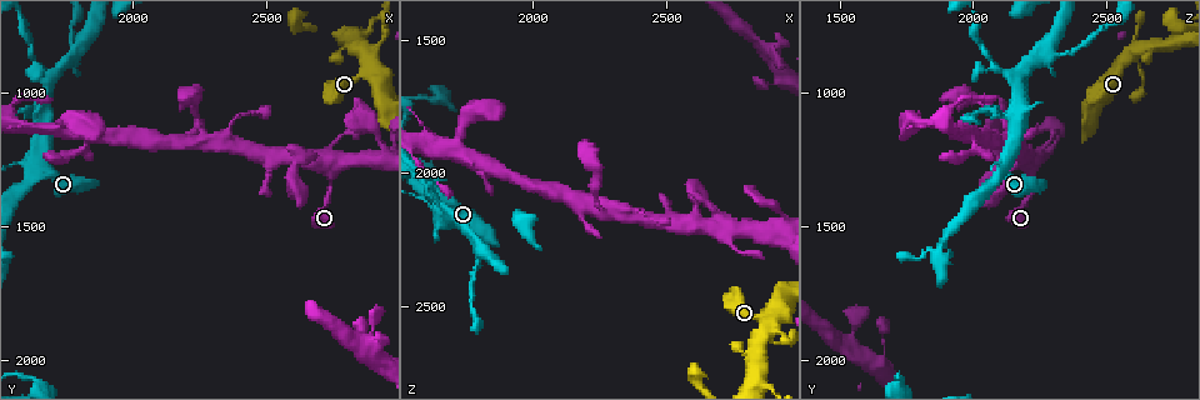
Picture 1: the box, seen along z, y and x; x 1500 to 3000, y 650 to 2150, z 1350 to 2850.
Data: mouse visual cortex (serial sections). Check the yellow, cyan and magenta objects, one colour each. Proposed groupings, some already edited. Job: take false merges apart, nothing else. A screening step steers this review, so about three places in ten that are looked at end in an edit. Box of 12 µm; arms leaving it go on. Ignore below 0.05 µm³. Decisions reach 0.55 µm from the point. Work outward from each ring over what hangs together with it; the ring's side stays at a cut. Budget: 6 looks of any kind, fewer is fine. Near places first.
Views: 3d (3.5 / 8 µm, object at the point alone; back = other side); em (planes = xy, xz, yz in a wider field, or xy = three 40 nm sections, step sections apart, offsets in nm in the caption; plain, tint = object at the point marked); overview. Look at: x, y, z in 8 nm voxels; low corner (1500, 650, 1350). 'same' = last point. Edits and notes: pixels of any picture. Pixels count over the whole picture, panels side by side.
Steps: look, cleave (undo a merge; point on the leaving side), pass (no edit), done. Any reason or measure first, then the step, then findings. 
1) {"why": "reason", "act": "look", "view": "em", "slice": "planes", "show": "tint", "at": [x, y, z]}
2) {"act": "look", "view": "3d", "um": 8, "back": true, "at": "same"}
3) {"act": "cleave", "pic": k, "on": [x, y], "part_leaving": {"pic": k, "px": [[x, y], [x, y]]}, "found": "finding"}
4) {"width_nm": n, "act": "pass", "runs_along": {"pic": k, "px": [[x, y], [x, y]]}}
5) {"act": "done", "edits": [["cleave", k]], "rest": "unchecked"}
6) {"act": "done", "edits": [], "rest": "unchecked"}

{"act": "look", "view": "3d", "um": 3.5, "at": [2870, 860, 2590]}

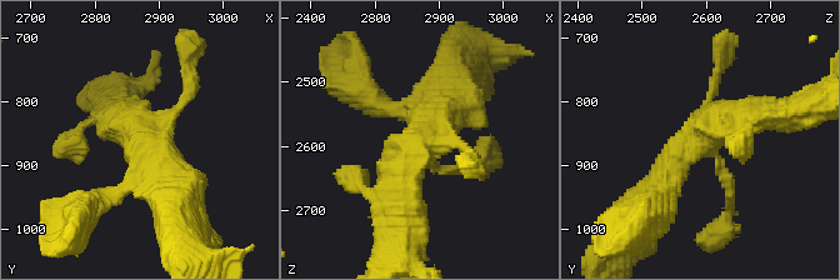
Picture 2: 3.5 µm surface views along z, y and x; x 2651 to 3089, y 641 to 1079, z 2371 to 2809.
{"why": "need the tissue", "act": "look", "view": "em", "slice": "xy", "step": 3, "show": "tint", "at": [2870, 860, 2590]}

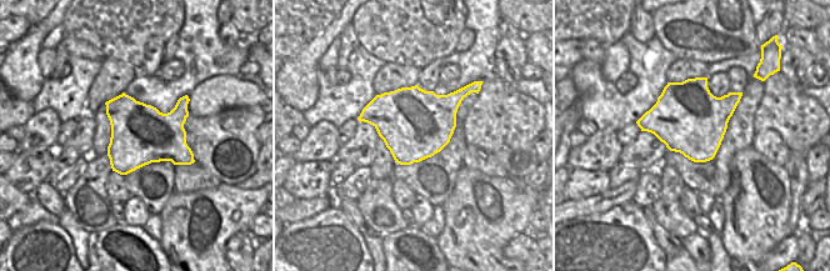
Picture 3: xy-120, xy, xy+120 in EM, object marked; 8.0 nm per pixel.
{"act": "pass", "runs_along": {"pic": 2, "px": [[669, 195], [710, 126], [775, 115]]}, "found": "one cell here"}

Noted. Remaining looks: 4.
{"why": "narrows sharply", "act": "look", "view": "3d", "um": 3.5, "at": [1630, 900, 2070]}

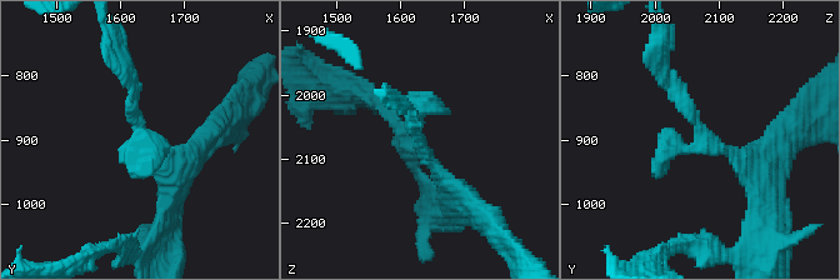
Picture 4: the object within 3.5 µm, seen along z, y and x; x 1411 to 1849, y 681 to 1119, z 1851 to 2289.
{"why": "need the tissue", "act": "look", "view": "em", "slice": "xy", "step": 1, "show": "tint", "at": [1630, 905, 2075]}

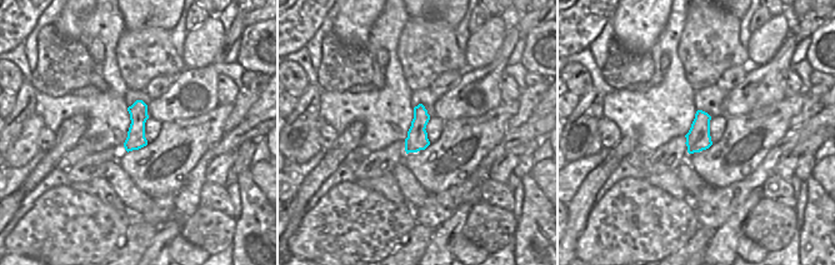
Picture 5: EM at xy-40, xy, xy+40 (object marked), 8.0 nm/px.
{"act": "pass", "runs_along": {"pic": 4, "px": [[755, 181], [663, 74]]}, "found": "all the same cell"}

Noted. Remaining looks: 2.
{"why": "looks like a crossing", "act": "look", "view": "3d", "um": 3.5, "at": [2260, 1190, 2150]}

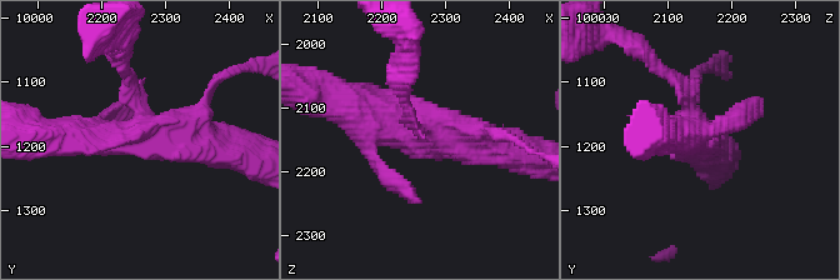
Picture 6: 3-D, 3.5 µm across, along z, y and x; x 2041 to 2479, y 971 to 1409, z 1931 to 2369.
{"arms": 4, "arm_widths_nm": [150, 250, 450, 500], "why": "now the EM", "act": "look", "view": "em", "slice": "xy", "step": 3, "show": "tint", "at": [2265, 1190, 2140]}

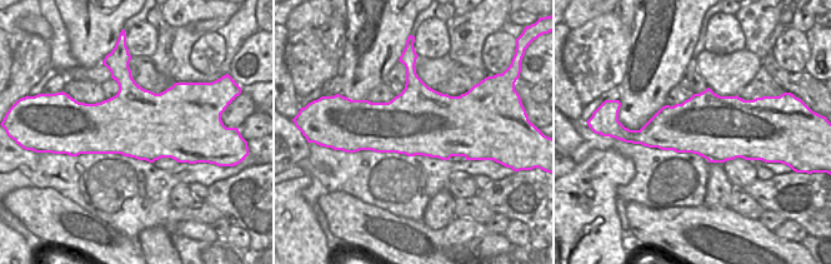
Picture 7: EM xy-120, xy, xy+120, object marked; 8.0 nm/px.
{"act": "pass", "runs_along": {"pic": 6, "px": [[504, 150], [373, 125], [343, 103]]}, "found": "continuous, no second cell"}

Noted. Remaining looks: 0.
{"act": "done", "edits": [], "rest": "unchecked"}

